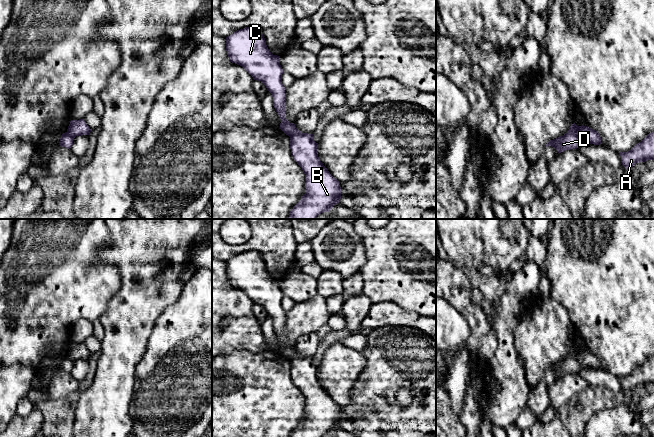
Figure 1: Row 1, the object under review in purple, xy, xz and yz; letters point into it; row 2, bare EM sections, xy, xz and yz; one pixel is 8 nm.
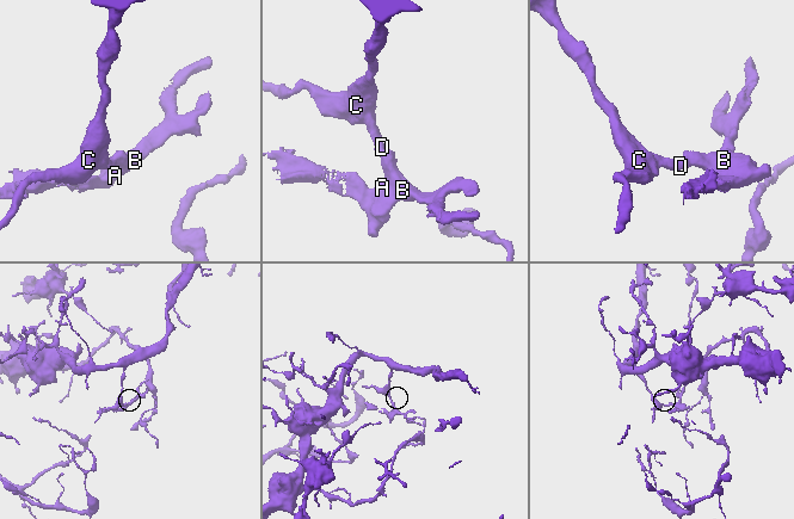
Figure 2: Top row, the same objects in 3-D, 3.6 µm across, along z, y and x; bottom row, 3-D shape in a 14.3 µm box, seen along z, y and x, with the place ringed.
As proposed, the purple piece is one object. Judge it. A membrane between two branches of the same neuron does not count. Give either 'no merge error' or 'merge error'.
merge error

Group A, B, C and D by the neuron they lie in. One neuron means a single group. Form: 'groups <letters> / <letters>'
groups A B / C D

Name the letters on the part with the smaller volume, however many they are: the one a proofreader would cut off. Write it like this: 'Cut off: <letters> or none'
Cut off: A, B

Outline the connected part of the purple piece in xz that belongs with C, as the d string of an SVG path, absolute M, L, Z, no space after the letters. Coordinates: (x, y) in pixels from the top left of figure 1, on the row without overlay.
M245 251L226 261L230 286L242 290L254 304L261 305L272 318L273 328L281 347L280 353L291 361L296 353L285 341L285 314L280 280L273 279L265 262L256 251Z

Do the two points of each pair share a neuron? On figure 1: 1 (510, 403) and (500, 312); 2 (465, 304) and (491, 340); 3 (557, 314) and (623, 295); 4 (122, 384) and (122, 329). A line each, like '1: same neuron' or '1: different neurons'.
1: same neuron
2: same neuron
3: different neurons
4: same neuron

